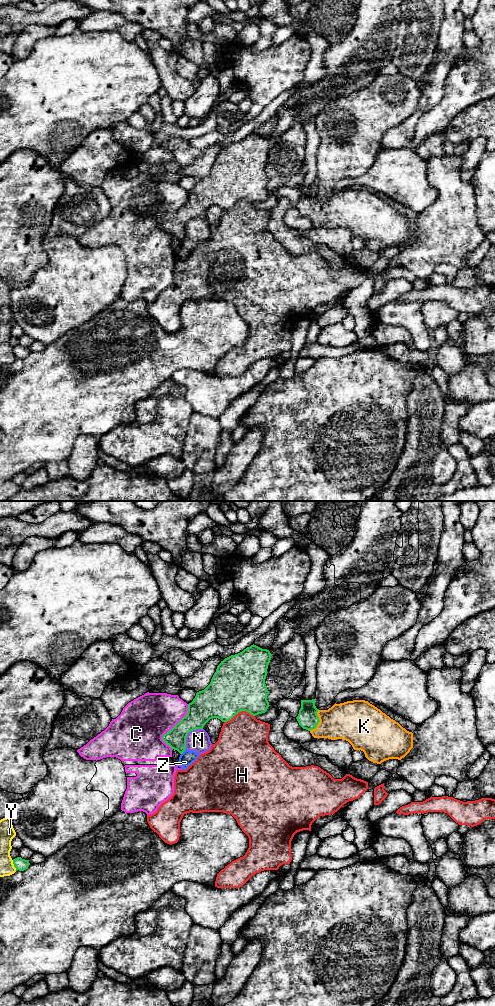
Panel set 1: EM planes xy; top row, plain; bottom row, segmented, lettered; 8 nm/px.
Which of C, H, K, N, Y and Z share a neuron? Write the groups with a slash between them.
C / H / K / N Z / Y

